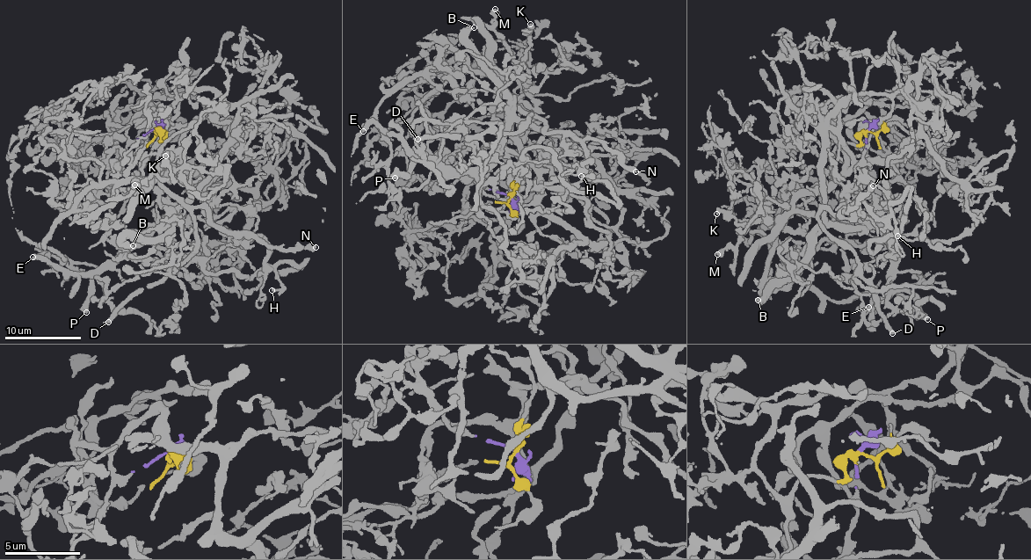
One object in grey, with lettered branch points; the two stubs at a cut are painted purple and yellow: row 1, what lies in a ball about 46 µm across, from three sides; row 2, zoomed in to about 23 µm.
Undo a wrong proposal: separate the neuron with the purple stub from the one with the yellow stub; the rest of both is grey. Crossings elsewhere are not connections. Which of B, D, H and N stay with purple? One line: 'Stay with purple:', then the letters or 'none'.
Stay with purple: D, H, N

